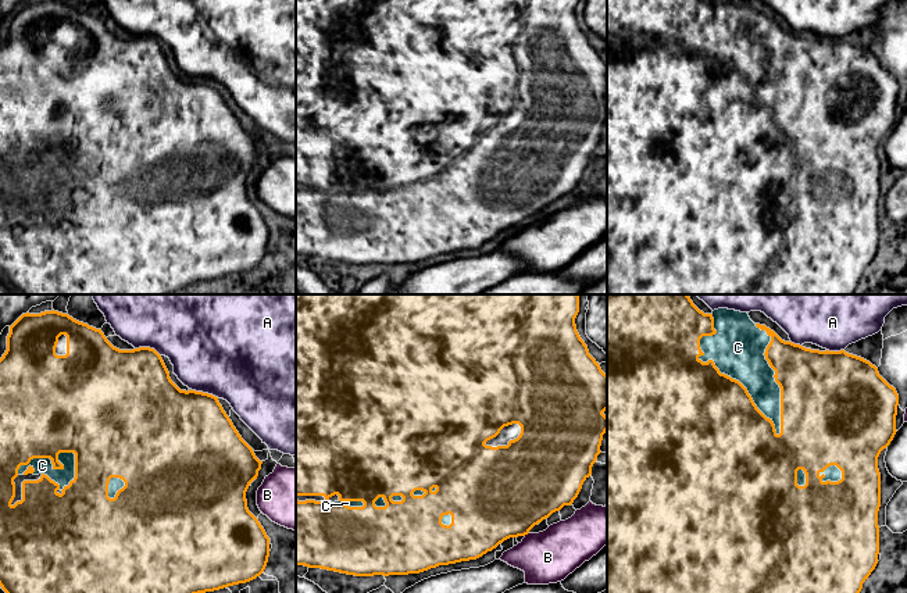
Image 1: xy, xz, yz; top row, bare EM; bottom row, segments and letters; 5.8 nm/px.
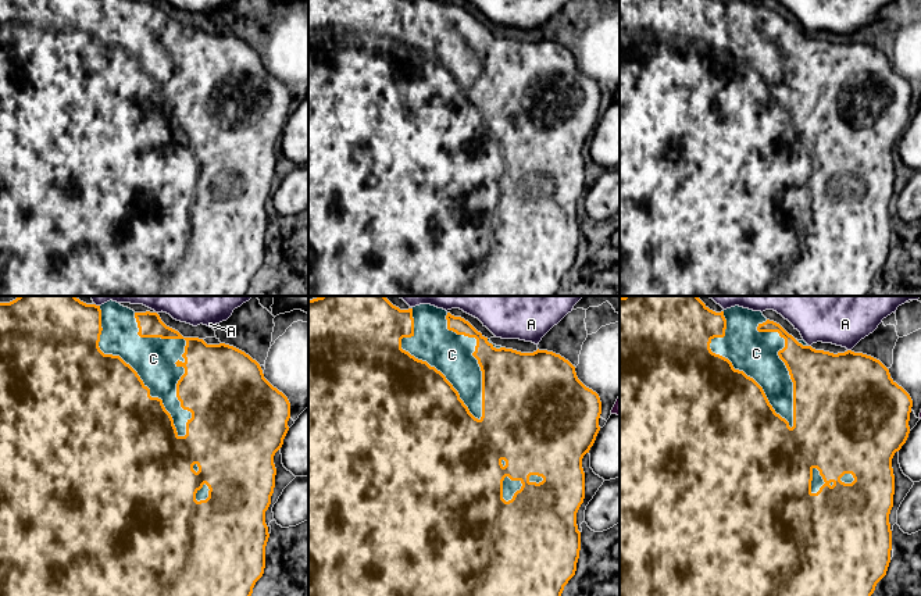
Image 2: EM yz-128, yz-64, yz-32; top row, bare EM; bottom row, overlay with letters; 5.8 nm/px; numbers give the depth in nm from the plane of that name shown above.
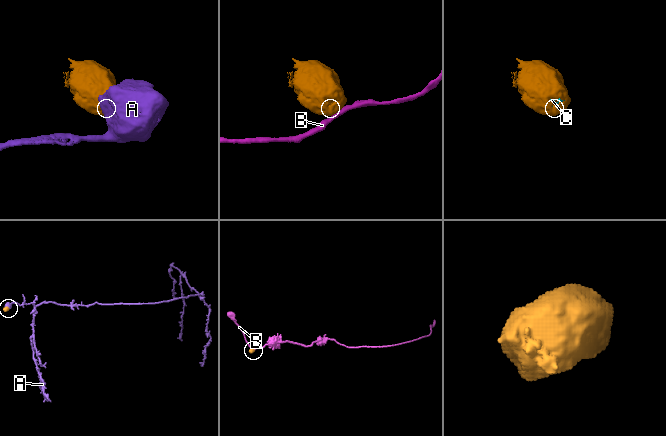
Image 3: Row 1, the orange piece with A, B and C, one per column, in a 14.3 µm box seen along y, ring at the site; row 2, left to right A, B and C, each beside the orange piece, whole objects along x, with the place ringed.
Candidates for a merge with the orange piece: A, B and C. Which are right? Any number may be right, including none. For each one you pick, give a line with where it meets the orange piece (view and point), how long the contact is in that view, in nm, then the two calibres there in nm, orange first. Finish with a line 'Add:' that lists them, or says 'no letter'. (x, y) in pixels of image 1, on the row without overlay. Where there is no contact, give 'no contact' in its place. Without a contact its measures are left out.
C: contact yz (718, 59); length 800 nm; calibres 500 and 320 nm
Add: C

